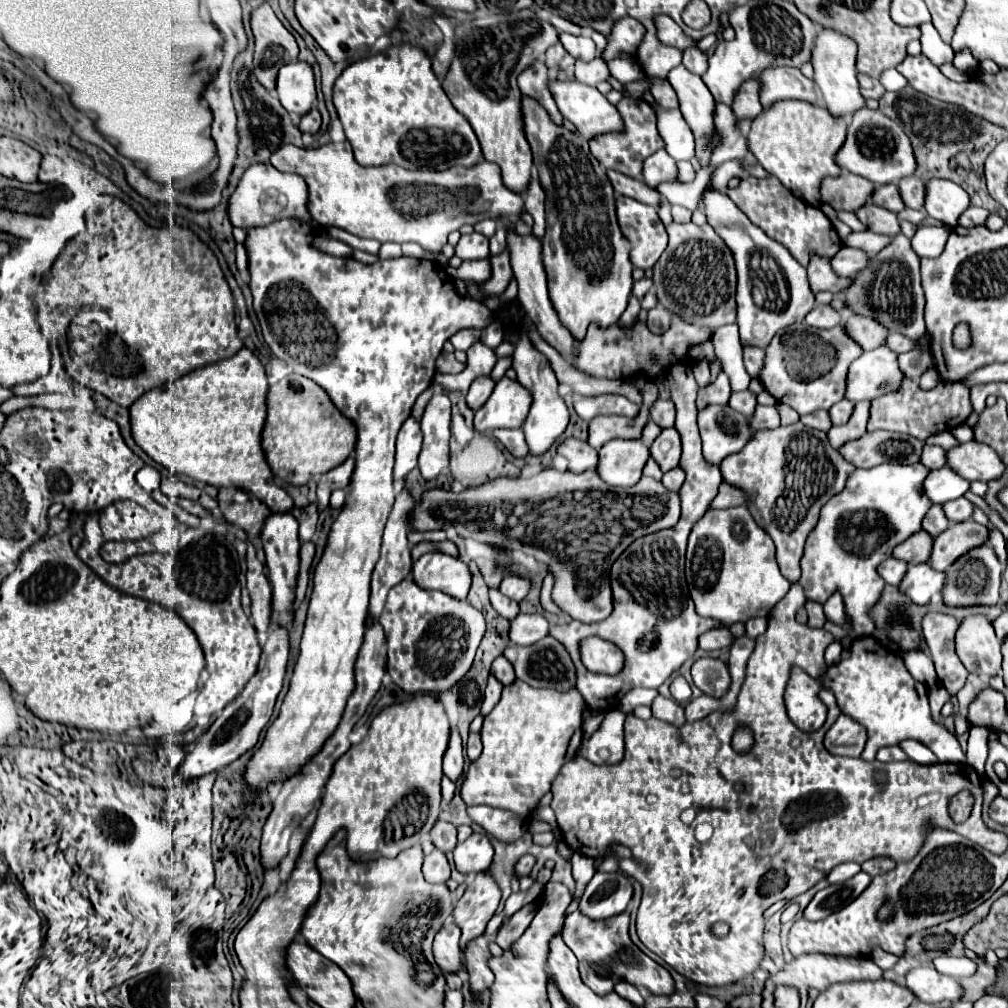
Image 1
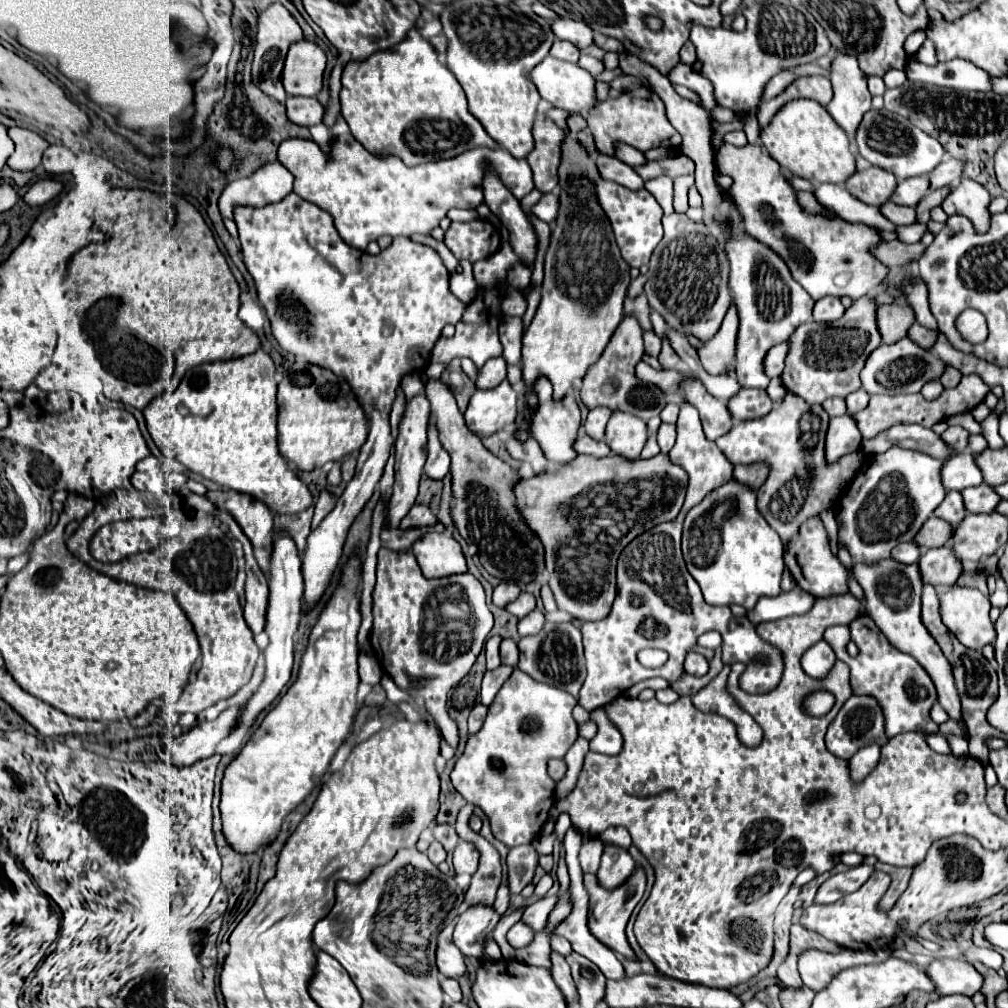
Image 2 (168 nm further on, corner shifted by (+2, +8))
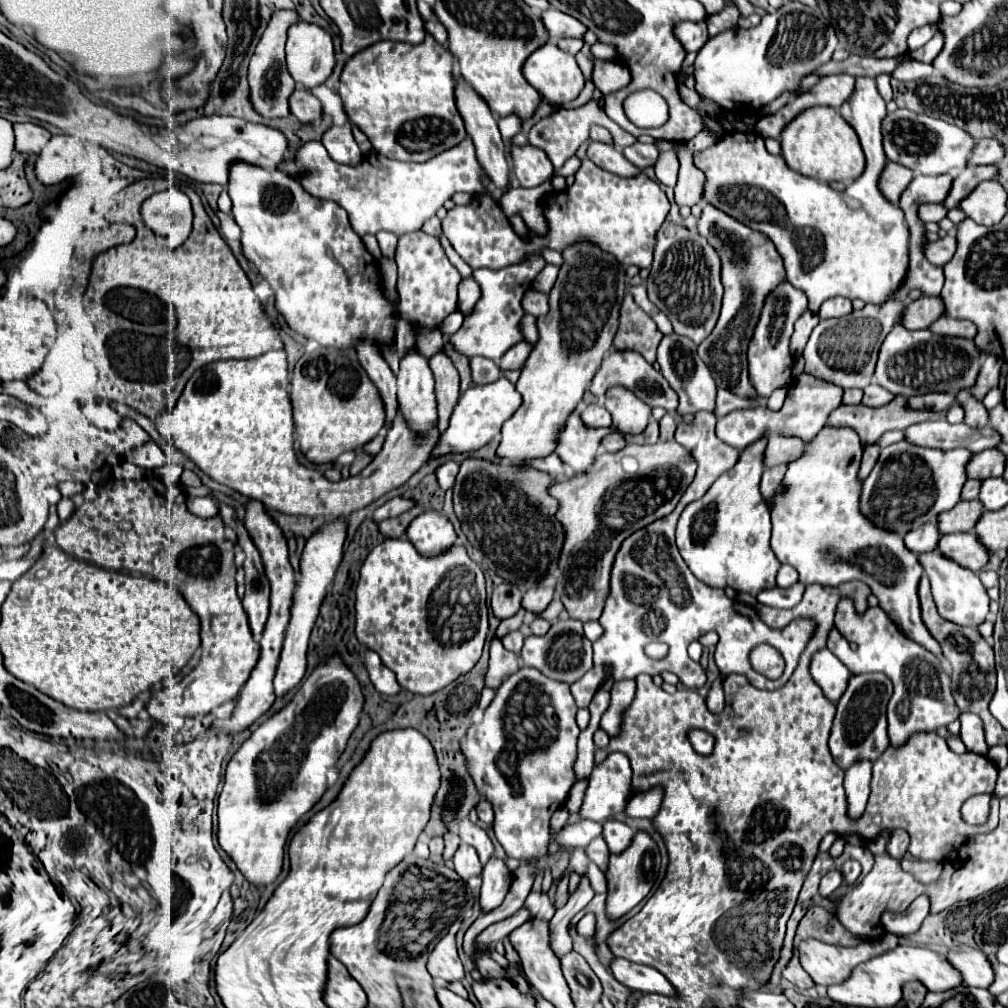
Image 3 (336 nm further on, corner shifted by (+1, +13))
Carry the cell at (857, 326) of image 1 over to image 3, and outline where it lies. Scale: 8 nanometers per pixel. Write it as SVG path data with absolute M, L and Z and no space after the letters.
M922 296L906 306L904 326L910 330L930 328L940 316L944 316L944 300L940 296Z

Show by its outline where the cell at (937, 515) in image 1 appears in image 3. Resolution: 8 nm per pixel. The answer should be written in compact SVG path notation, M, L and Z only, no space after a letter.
M968 480L964 490L962 490L962 500L972 500L972 498L978 498L980 494L980 486L982 486L982 480Z

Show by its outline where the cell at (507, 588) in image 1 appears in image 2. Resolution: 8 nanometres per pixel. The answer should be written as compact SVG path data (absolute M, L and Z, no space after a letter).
M501 581L495 587L495 591L493 591L493 603L497 607L505 607L505 603L513 601L519 593L521 593L521 589L517 587L517 583L513 583L513 581Z

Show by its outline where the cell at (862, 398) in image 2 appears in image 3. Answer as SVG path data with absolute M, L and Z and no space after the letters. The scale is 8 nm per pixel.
M872 382L868 388L866 388L866 398L862 398L862 404L874 408L874 406L884 406L888 402L892 402L896 398L896 394L888 392L886 388L878 386L876 382Z

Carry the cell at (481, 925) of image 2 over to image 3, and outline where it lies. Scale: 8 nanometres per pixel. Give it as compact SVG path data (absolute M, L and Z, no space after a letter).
M492 856L490 862L484 866L482 872L482 894L480 894L480 906L482 910L492 910L494 906L500 906L504 896L508 894L508 888L512 884L512 872L506 868L504 860Z

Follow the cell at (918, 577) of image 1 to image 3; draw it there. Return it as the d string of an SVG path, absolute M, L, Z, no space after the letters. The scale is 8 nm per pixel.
M974 532L944 534L942 542L938 544L938 550L942 550L942 554L950 554L950 558L962 562L962 566L974 572L980 572L986 566L990 556L986 546L978 540Z

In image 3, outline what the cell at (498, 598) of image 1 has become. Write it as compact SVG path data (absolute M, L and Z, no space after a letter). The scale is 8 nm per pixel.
M530 588L522 598L522 606L528 612L538 614L552 602L552 598L554 598L554 588Z

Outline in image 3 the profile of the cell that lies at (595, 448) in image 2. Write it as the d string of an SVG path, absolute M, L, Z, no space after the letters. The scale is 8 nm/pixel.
M610 434L610 438L606 438L606 442L602 442L602 448L608 452L618 452L626 446L626 440L622 434Z

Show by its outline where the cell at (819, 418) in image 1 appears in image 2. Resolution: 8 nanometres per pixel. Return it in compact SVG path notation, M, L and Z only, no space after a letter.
M827 399L821 407L827 411L829 417L837 417L837 415L847 413L847 409L845 409L845 401L843 401L843 399Z

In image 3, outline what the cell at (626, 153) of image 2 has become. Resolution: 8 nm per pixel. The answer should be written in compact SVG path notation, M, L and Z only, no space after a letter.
M592 98L590 102L586 102L584 106L580 106L580 108L574 108L574 110L556 110L556 112L552 112L548 118L542 118L540 124L534 124L534 126L530 128L528 142L534 144L534 146L538 146L538 148L542 148L542 150L550 156L554 168L558 170L558 168L562 168L562 164L564 164L570 156L576 154L576 150L580 148L580 144L584 144L584 142L588 140L588 134L590 134L590 126L592 126L592 124L598 124L598 126L608 128L610 134L614 136L614 146L616 146L618 150L622 150L622 148L626 148L626 146L630 146L630 144L636 142L636 138L634 138L632 134L628 134L626 130L622 130L616 122L612 122L612 120L604 114L602 106L600 106L598 100L594 100L594 98Z

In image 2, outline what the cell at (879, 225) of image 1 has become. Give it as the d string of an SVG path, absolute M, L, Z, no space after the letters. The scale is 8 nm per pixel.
M887 201L879 207L879 211L895 225L915 223L915 207L903 207L903 205L895 205L895 203Z

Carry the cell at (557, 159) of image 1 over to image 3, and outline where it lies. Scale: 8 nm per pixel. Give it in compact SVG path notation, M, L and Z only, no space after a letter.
M582 244L582 246L568 246L564 252L562 252L562 256L564 256L564 266L560 268L560 274L558 274L558 280L556 280L556 284L554 284L554 288L550 290L550 312L546 314L546 316L540 316L538 318L538 332L540 332L540 340L538 340L538 344L534 346L534 350L532 350L532 354L530 354L530 358L526 360L526 366L522 368L522 372L520 372L520 378L518 378L518 382L516 382L516 390L520 392L520 396L522 396L522 406L516 410L516 414L502 426L502 442L500 442L500 446L498 446L498 450L496 450L496 454L500 456L500 458L504 458L504 460L508 460L512 466L516 466L516 468L526 468L528 466L528 460L532 460L532 458L546 458L546 456L550 456L554 450L556 450L556 444L558 444L558 436L560 436L560 432L564 430L564 424L566 424L566 420L568 420L568 416L576 410L576 406L578 406L578 402L582 400L582 396L584 396L584 392L586 392L586 388L588 388L588 384L590 384L590 380L594 378L594 374L584 374L584 370L580 370L580 368L584 368L584 364L598 364L598 368L600 368L600 362L602 362L602 358L604 358L604 354L612 348L612 340L614 340L614 334L616 334L616 328L618 328L618 310L620 310L620 304L622 304L622 298L624 298L624 266L618 266L618 262L614 262L612 258L610 258L610 254L602 254L596 246L586 246L586 244Z

